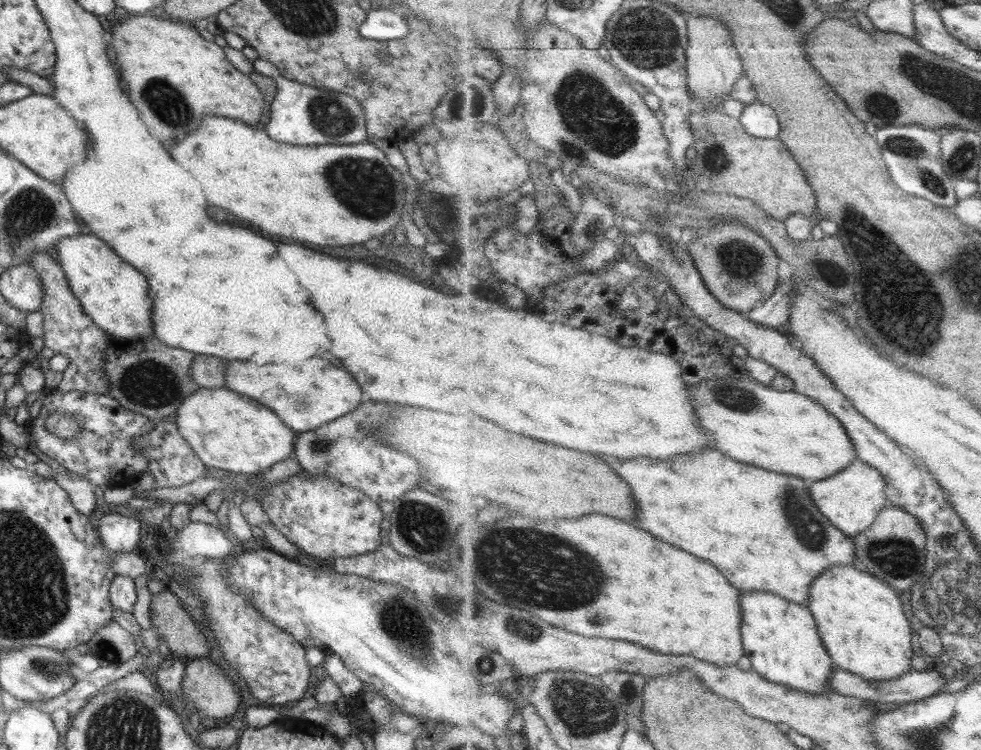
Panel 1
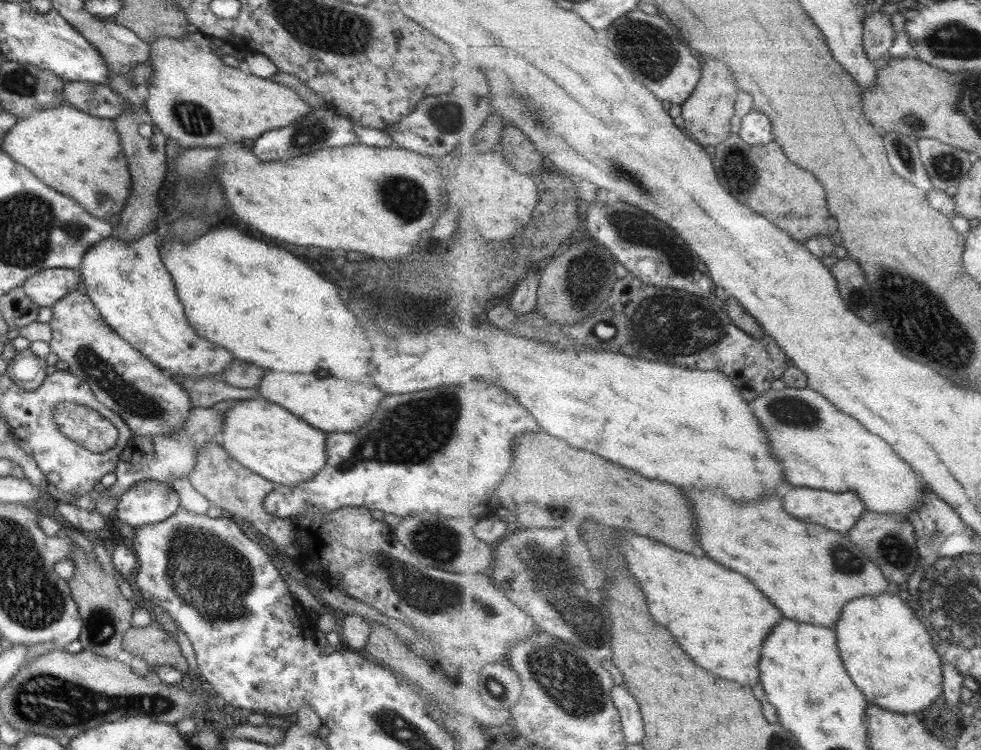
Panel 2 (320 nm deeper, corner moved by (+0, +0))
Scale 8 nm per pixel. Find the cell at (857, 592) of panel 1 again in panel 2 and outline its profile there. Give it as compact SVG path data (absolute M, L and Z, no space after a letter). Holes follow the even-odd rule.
M894 590L850 600L833 629L845 668L869 703L901 714L914 714L931 708L944 694L944 654L937 648L929 624Z

